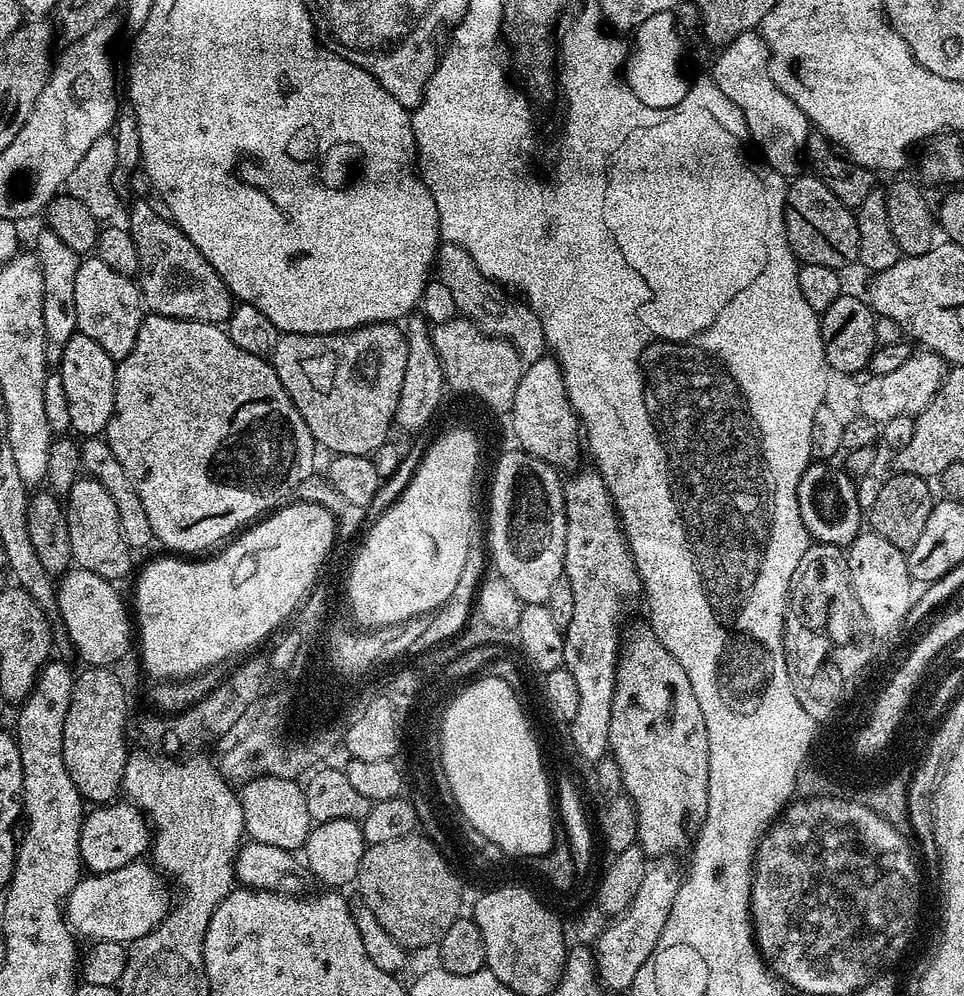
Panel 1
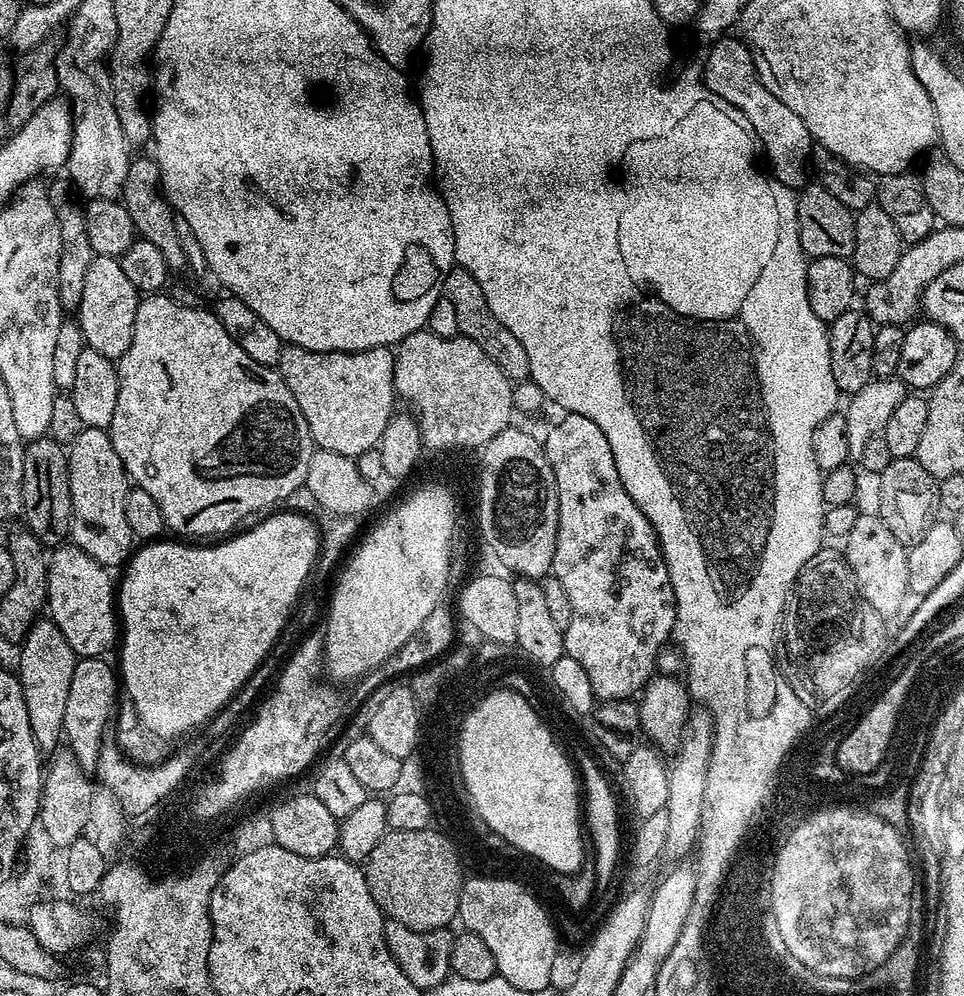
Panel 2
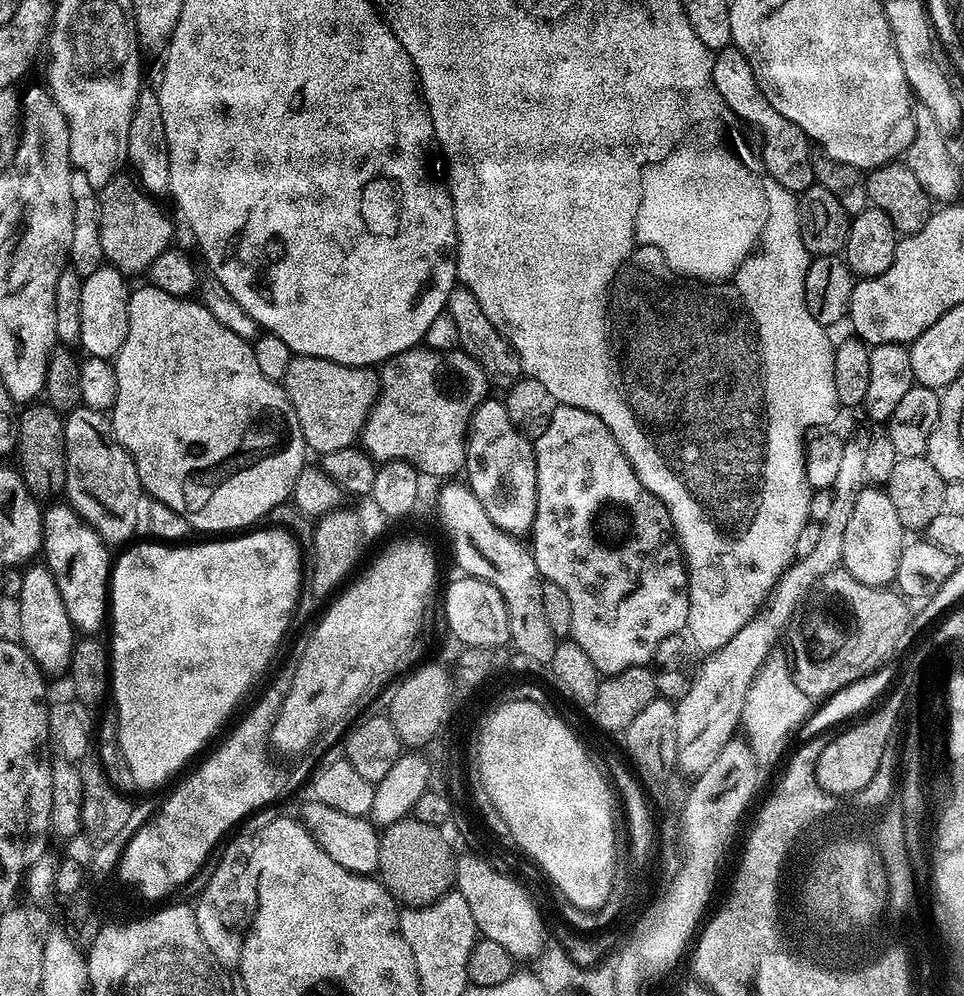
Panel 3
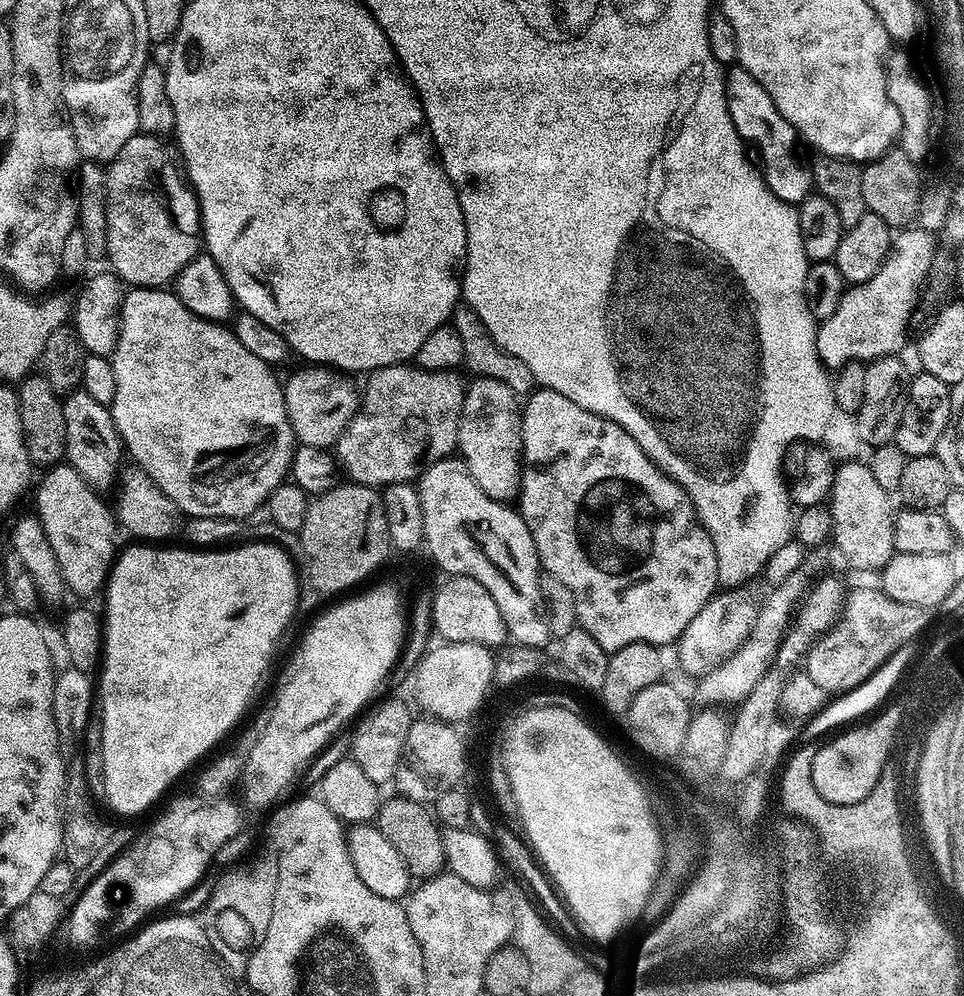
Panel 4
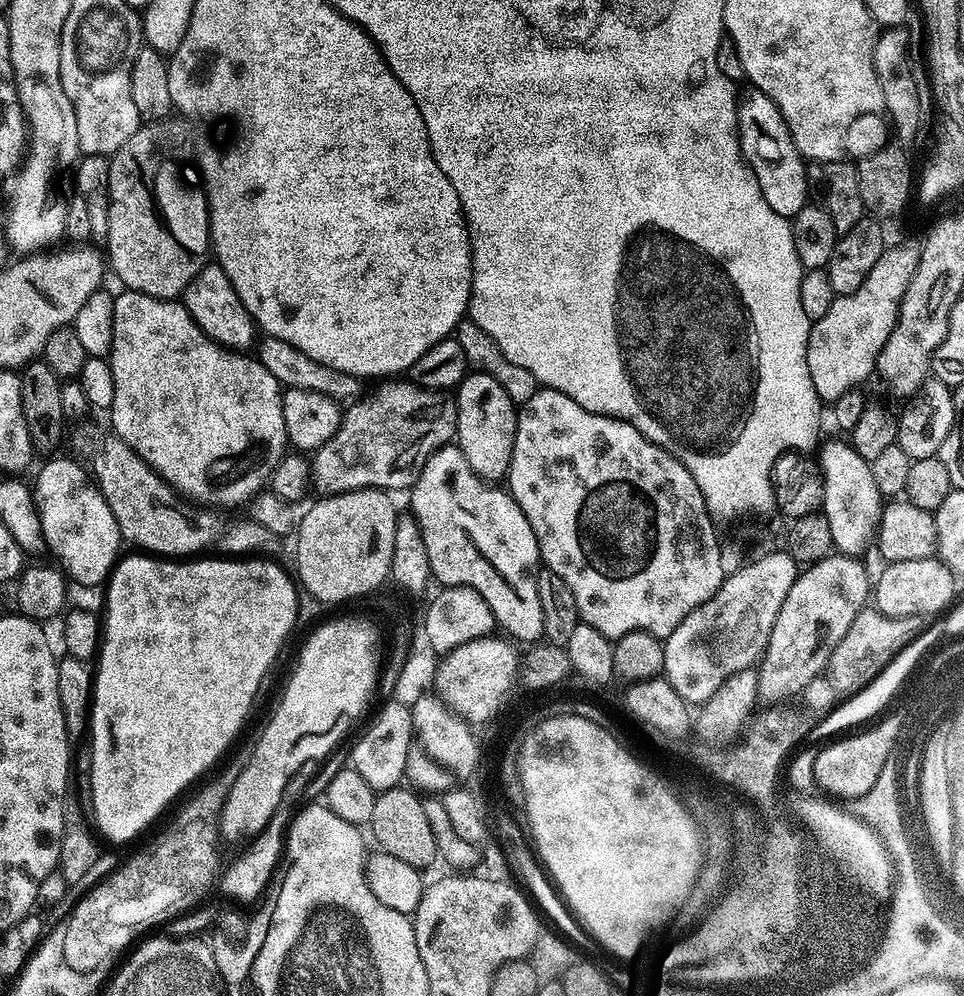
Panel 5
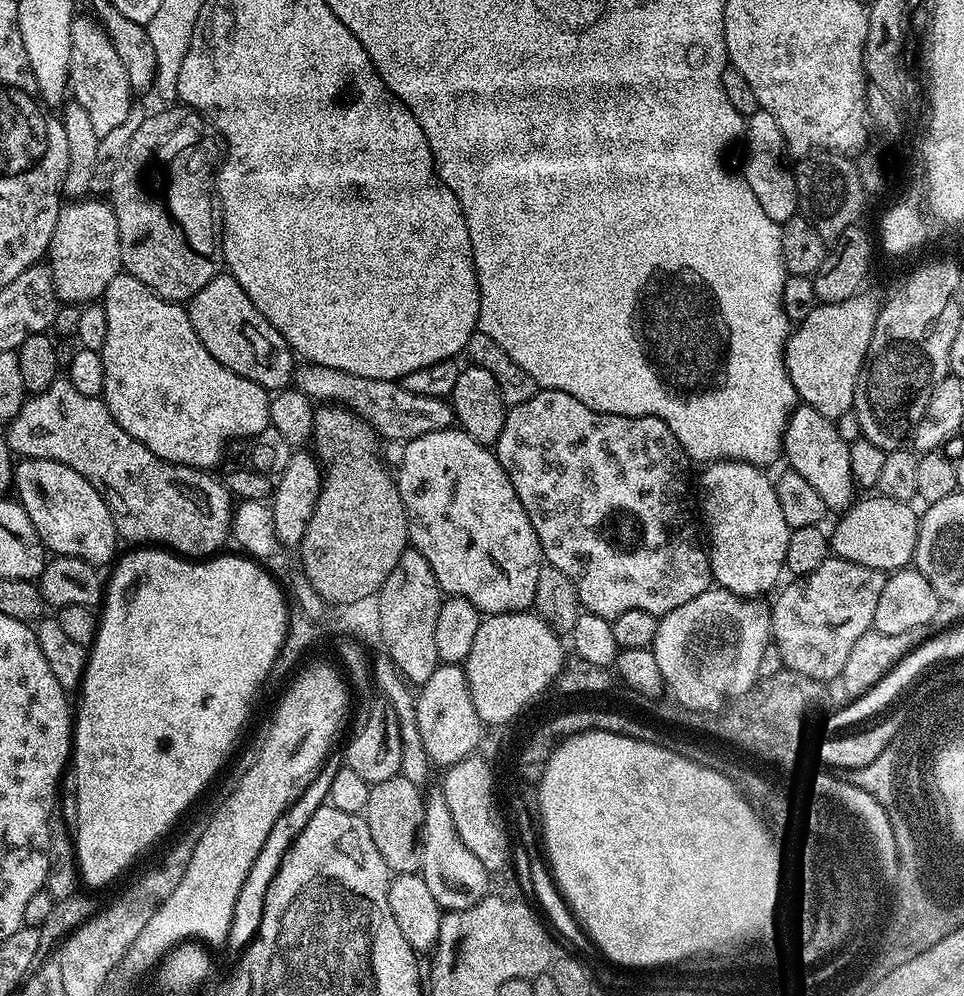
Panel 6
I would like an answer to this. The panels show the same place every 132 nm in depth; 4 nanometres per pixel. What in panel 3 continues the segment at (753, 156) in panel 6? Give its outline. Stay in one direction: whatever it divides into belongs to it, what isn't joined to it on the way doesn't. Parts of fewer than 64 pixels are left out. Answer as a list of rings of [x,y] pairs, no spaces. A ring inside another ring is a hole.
[[[734,46],[721,48],[715,53],[712,61],[712,77],[714,86],[718,94],[722,94],[726,106],[730,106],[730,110],[734,110],[736,117],[745,125],[753,124],[760,131],[760,136],[764,139],[762,159],[774,182],[778,182],[778,186],[782,186],[787,192],[793,194],[805,192],[807,188],[812,187],[814,170],[812,156],[810,151],[808,152],[808,148],[810,149],[808,136],[798,125],[790,122],[790,118],[778,114],[778,110],[770,106],[766,94],[762,94],[754,78],[754,70],[748,59]]]

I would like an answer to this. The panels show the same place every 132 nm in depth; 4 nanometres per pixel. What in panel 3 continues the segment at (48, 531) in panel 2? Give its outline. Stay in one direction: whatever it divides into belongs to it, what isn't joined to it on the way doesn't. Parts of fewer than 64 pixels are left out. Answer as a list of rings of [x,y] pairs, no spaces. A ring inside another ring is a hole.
[[[47,402],[33,403],[21,412],[24,413],[18,416],[18,471],[32,496],[41,502],[55,501],[52,499],[63,493],[66,482],[64,421],[61,413],[55,412]]]

